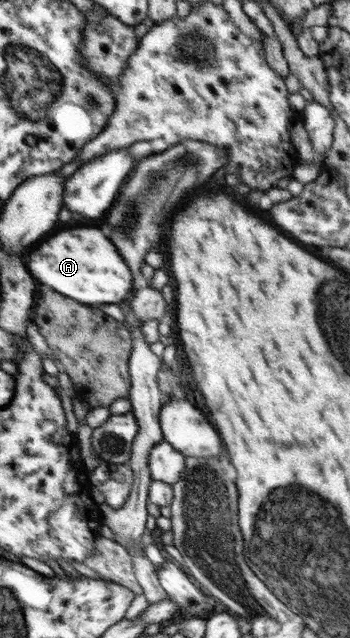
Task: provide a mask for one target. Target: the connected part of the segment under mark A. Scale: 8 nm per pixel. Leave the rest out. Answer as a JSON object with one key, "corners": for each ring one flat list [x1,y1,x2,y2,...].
{"corners":[[80,227,56,233,42,241,28,261,34,277,58,293,76,299,82,305,98,307,102,303,120,303,130,289,130,271,112,247,112,243,94,227]]}

